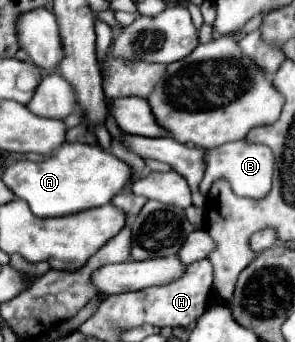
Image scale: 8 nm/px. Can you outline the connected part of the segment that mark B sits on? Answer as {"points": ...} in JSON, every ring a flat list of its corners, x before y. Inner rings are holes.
{"points":[[246,140,230,142,230,144,224,144,206,152,206,174,200,182,200,194,206,196,210,192,210,186,216,180,224,178,232,184,232,190,238,196,264,198,272,186,272,172,274,172,274,154,270,148,260,146,260,144,250,144]]}

